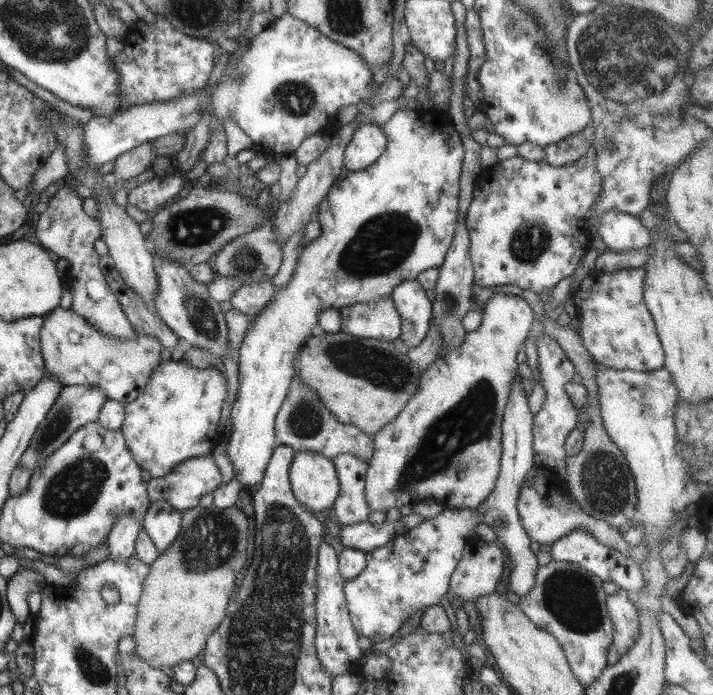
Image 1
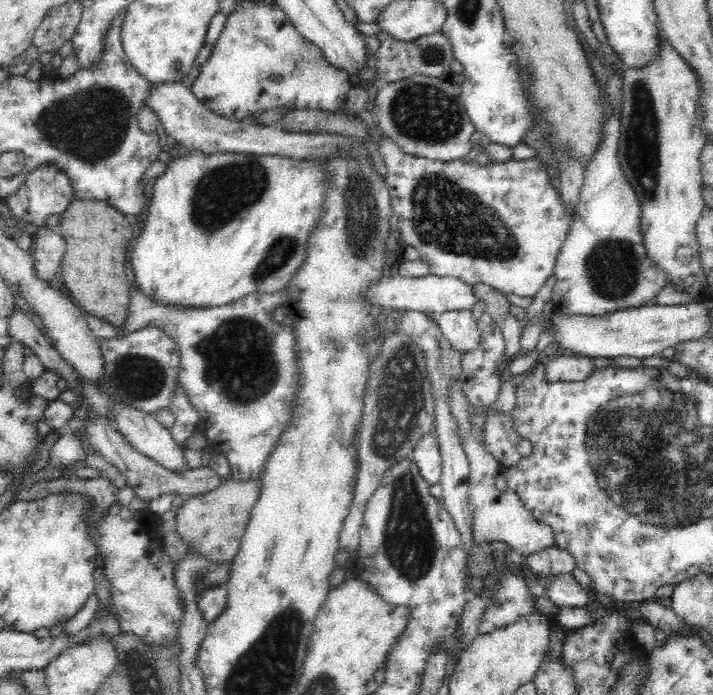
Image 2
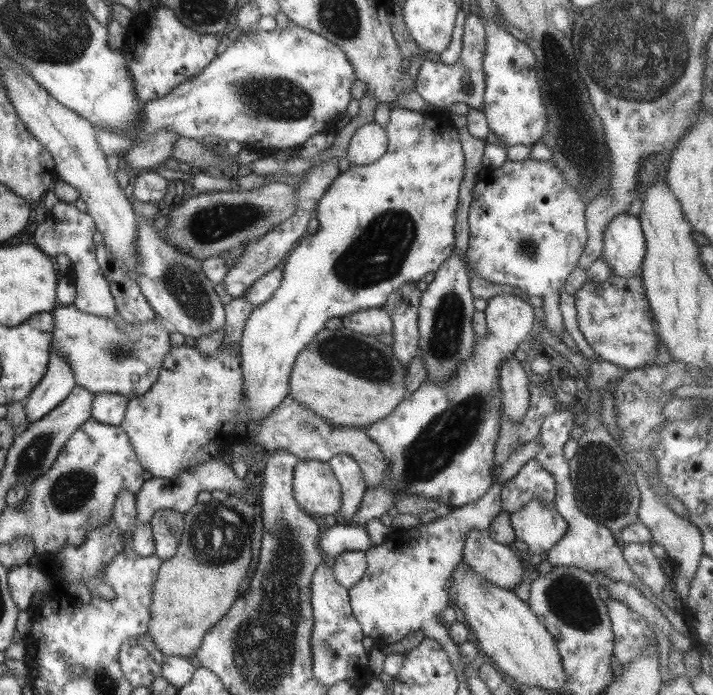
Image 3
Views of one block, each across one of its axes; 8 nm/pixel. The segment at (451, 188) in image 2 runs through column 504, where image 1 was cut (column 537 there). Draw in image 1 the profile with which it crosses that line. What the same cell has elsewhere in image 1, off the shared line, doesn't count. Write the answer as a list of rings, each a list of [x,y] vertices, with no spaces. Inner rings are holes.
[[[519,156],[504,160],[504,162],[496,163],[491,167],[488,167],[488,176],[486,178],[479,177],[474,187],[474,194],[469,209],[467,210],[465,225],[469,234],[469,255],[474,268],[474,279],[476,287],[497,287],[500,285],[516,285],[518,288],[528,288],[537,295],[543,292],[543,290],[552,291],[553,288],[564,278],[568,278],[575,274],[578,264],[583,260],[583,257],[587,253],[591,244],[590,232],[588,229],[588,220],[590,207],[594,204],[595,200],[599,196],[603,187],[602,177],[599,175],[597,168],[594,164],[588,164],[586,158],[578,159],[578,162],[574,162],[568,165],[562,165],[555,167],[542,161],[528,161],[520,158]]]

